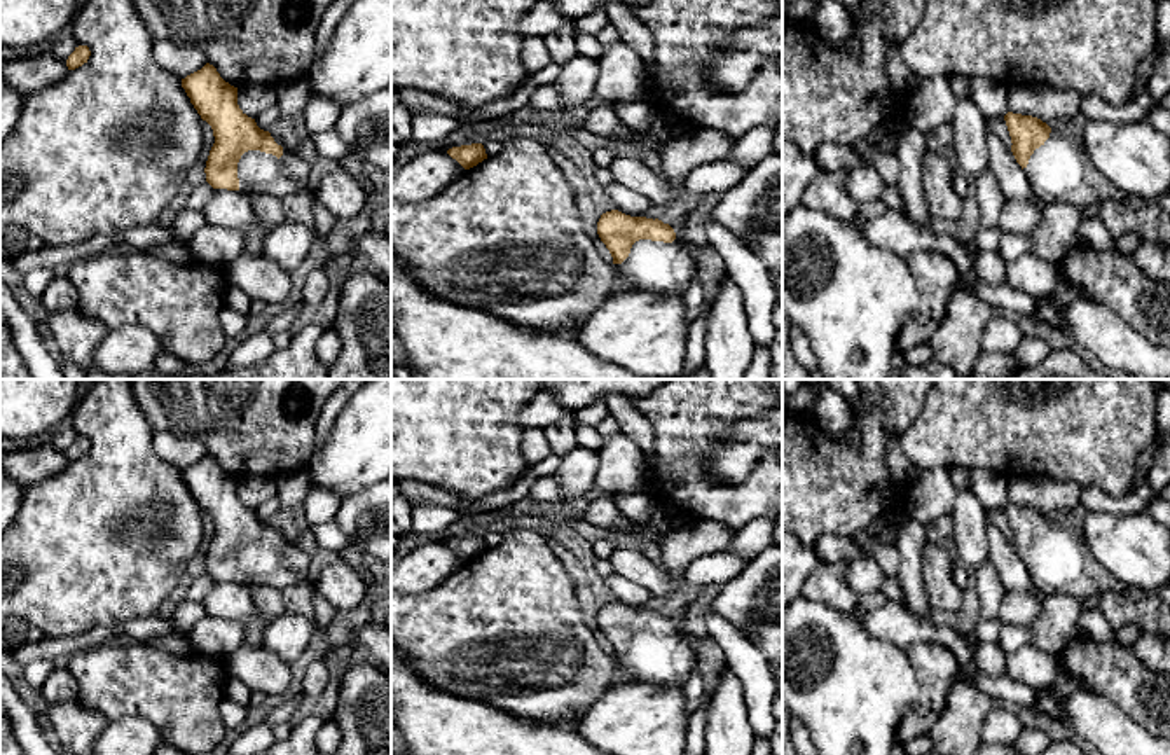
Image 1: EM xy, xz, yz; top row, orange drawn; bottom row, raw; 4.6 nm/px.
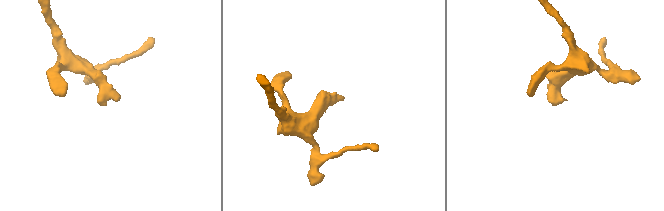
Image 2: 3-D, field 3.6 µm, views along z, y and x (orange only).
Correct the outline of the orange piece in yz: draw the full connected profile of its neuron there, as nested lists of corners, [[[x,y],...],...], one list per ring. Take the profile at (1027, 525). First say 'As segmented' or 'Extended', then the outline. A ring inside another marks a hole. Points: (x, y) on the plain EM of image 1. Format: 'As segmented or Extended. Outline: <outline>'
Extended. Outline: [[[1008,503],[1004,512],[1011,544],[1036,589],[1077,599],[1112,591],[1130,608],[1137,601],[1137,592],[1093,558],[1083,533],[1070,523],[1055,523],[1037,509],[1013,503]]]

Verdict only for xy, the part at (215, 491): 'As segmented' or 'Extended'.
Extended

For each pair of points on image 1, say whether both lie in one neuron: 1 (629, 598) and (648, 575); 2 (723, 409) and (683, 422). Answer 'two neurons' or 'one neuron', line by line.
1: two neurons
2: one neuron

